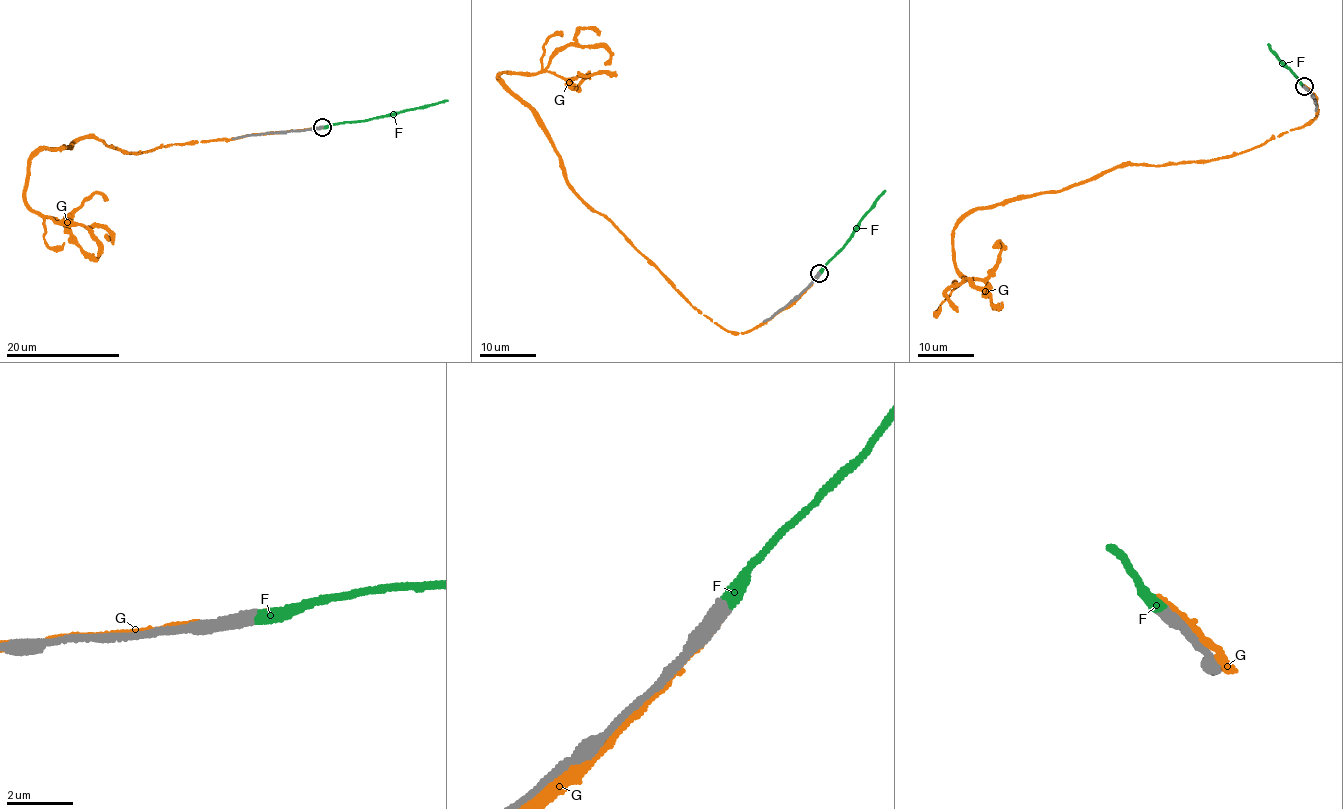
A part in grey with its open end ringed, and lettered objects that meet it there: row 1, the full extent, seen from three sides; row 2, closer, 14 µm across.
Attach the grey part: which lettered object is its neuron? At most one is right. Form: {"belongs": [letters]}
{"belongs": ["F"]}

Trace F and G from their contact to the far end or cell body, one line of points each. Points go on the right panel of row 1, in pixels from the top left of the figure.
F: (1303, 86), (1282, 65), (1268, 44)
G: (1307, 88), (1315, 118), (1242, 153), (1109, 168), (977, 209), (953, 230), (966, 276), (956, 284), (990, 283)

